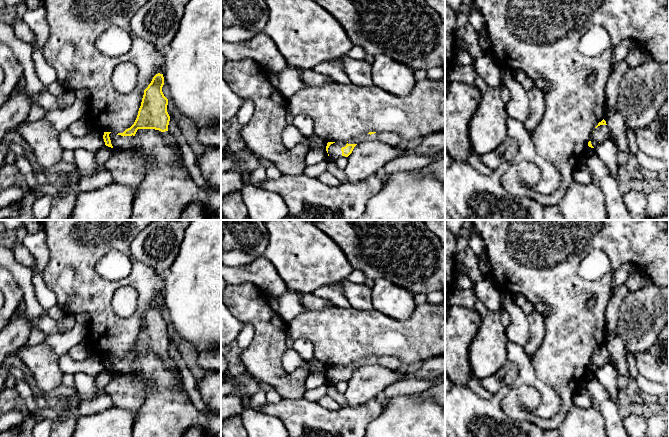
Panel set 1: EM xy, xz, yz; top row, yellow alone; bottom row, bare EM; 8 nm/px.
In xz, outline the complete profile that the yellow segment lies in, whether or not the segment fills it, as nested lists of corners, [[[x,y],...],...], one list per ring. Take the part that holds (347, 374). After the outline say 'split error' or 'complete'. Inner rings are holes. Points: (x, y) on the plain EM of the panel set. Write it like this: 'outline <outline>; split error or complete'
outline [[[369,356],[347,366],[328,366],[326,375],[329,383],[336,384],[342,380],[348,381],[358,367],[370,364],[380,364],[388,369],[395,370],[402,363],[396,357]]]; split error

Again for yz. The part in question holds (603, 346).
outline [[[603,343],[598,349],[595,351],[590,365],[588,366],[588,370],[594,372],[598,367],[607,364],[609,360],[609,353],[607,351],[606,345]]]; split error

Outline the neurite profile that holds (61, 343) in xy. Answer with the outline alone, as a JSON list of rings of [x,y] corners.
[[[80,313],[75,315],[76,323],[68,331],[47,334],[45,342],[59,357],[69,354],[70,350],[81,341],[88,338],[89,315]]]

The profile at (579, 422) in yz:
[[[573,405],[557,431],[560,437],[607,437],[604,418],[595,407]]]

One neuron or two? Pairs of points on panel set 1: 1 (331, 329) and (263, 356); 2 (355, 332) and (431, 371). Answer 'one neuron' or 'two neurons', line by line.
1: two neurons
2: two neurons

